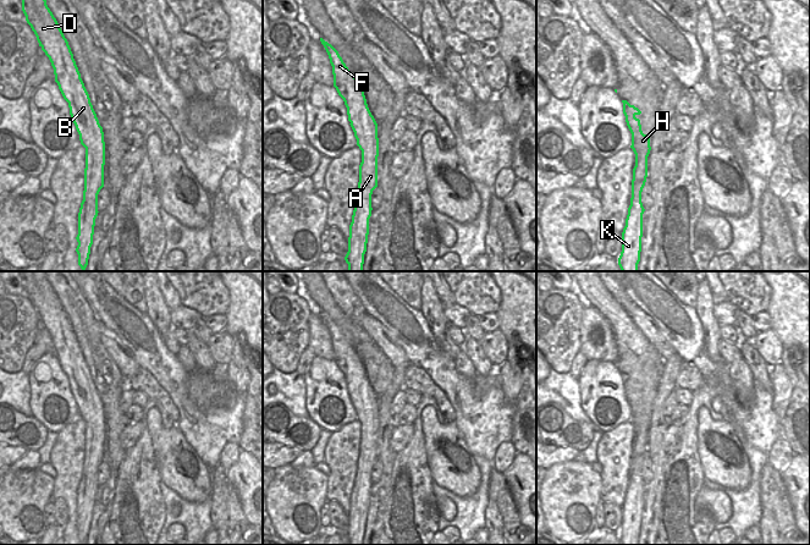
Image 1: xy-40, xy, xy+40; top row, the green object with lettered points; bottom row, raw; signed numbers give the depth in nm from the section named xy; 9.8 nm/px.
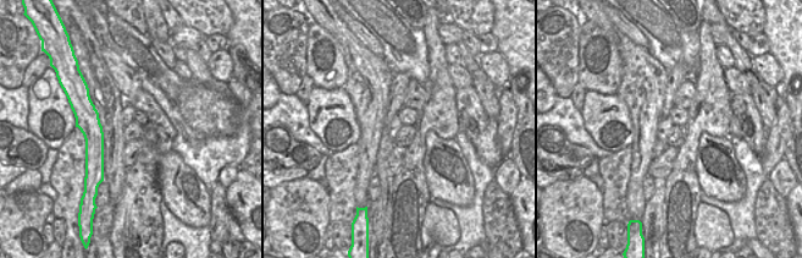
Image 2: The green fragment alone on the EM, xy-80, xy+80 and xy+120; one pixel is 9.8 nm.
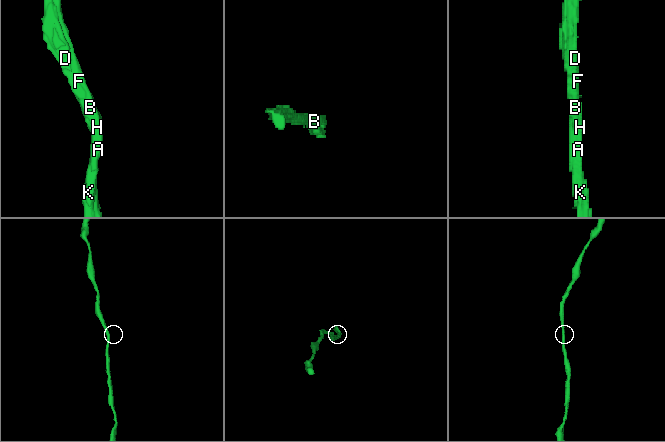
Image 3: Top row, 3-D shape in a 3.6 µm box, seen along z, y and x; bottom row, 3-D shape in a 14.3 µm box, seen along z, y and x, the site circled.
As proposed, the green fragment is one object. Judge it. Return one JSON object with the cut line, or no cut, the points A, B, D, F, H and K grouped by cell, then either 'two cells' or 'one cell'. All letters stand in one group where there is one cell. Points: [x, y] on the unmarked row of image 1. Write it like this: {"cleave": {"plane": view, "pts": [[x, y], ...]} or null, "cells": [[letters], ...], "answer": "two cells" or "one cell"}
{"cleave": null, "cells": [["A", "B", "D", "F", "H", "K"]], "answer": "one cell"}

